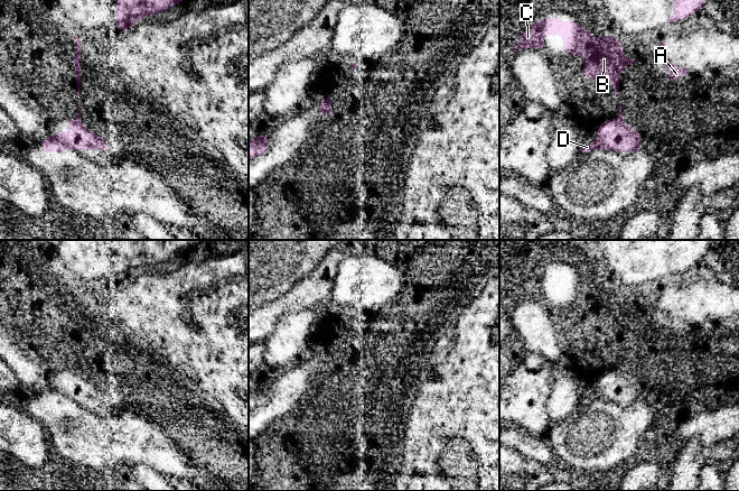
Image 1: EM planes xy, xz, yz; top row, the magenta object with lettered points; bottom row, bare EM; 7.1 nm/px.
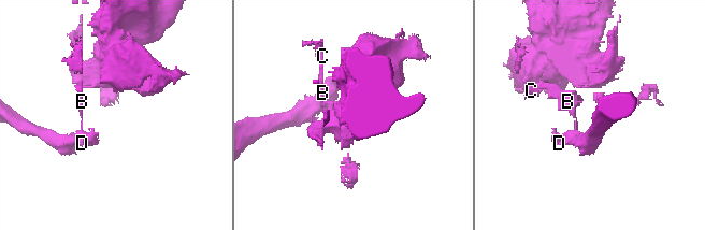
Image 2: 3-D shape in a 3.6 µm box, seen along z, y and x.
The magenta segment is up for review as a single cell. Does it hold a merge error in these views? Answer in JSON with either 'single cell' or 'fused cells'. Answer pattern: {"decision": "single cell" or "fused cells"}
{"decision": "fused cells"}

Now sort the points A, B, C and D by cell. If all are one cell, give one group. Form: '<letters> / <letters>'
A B C / D

